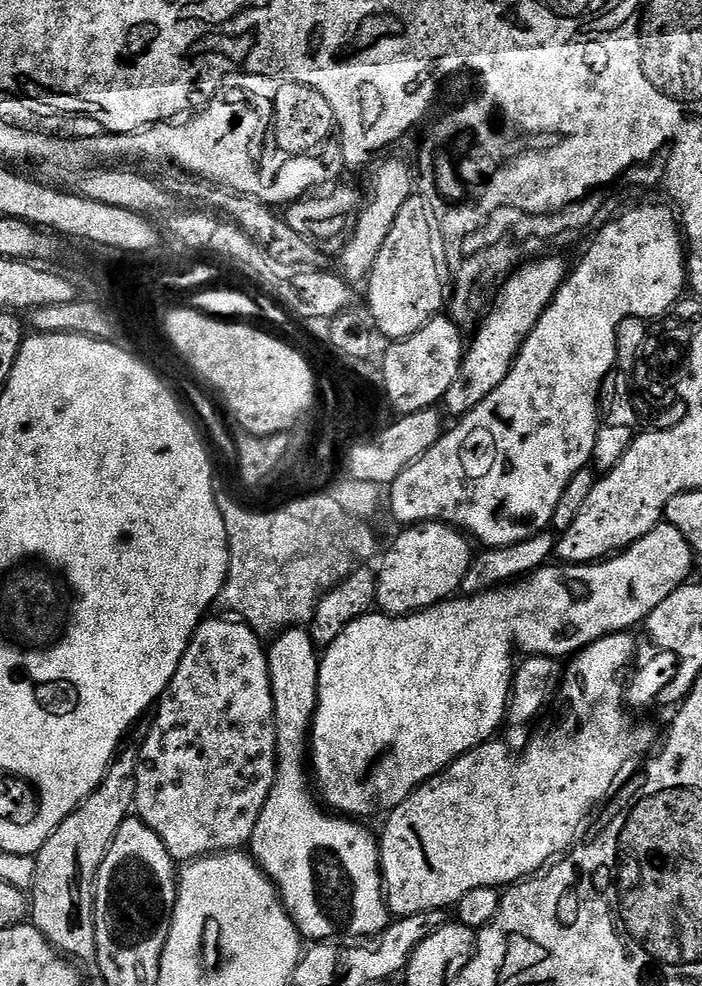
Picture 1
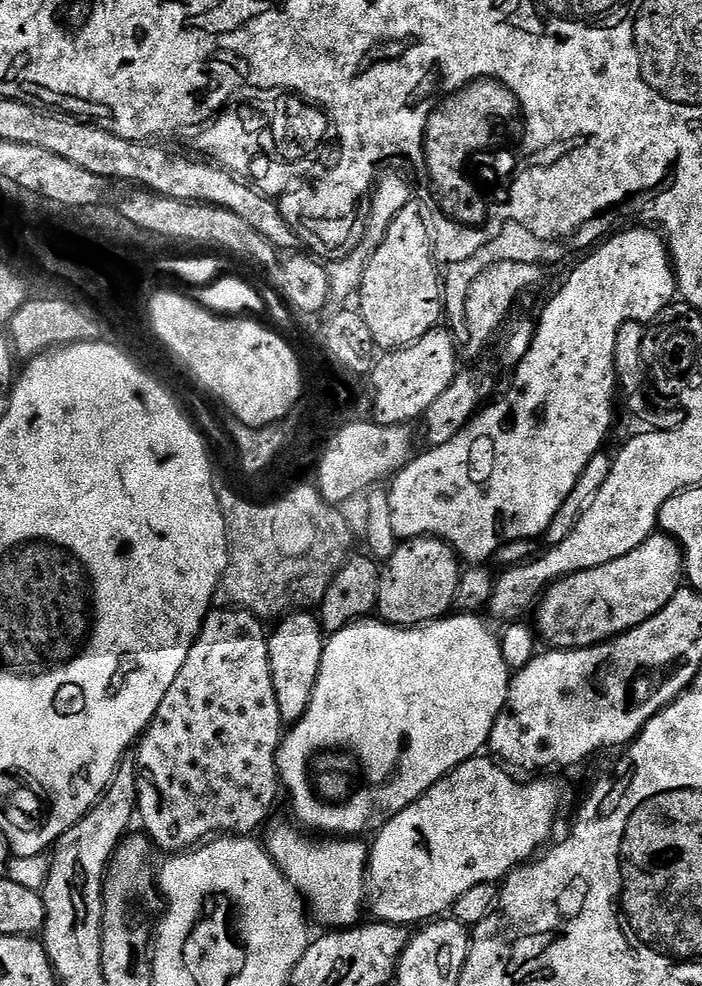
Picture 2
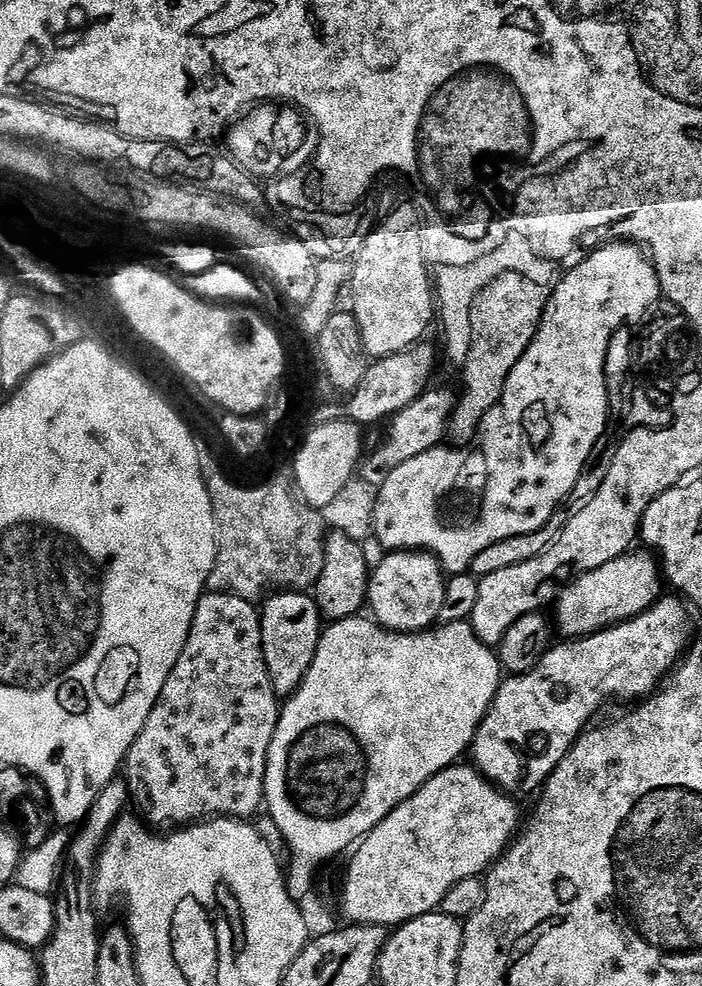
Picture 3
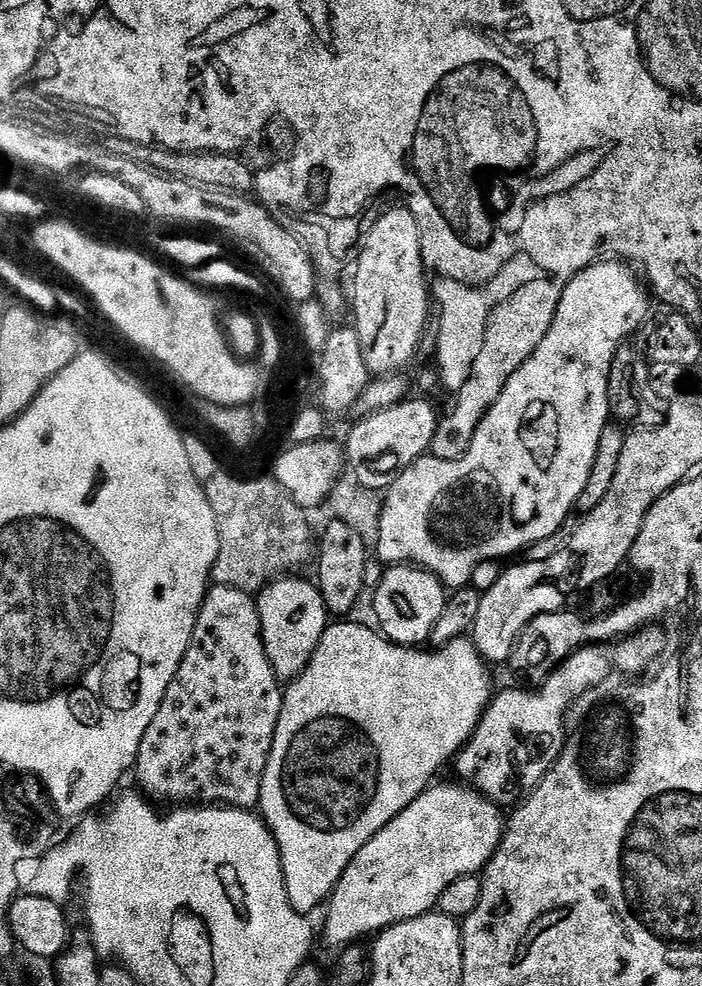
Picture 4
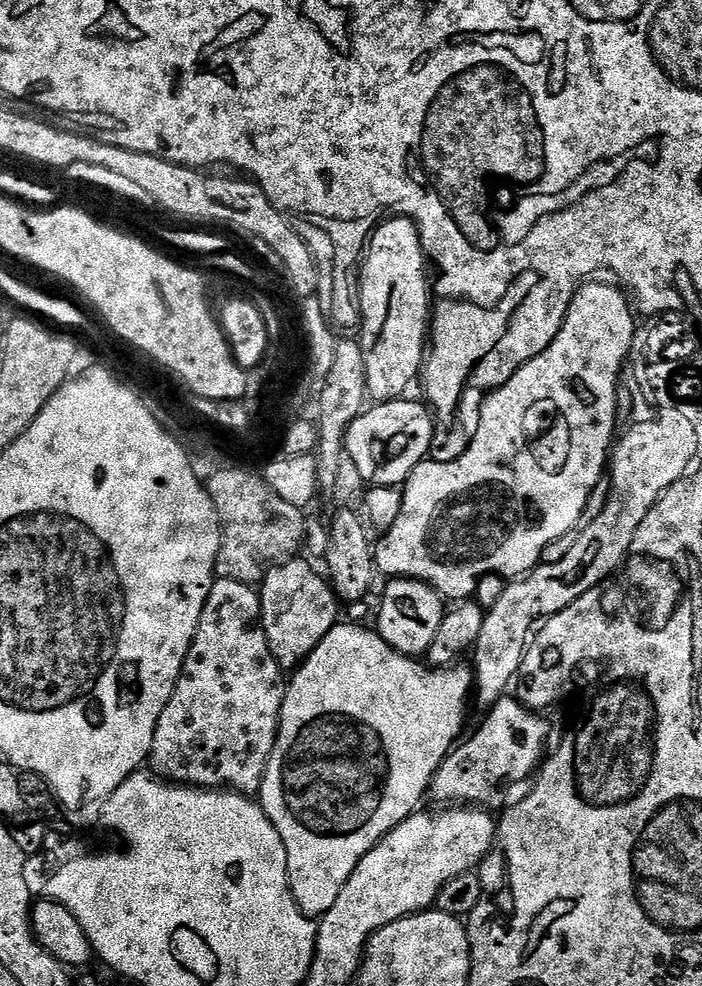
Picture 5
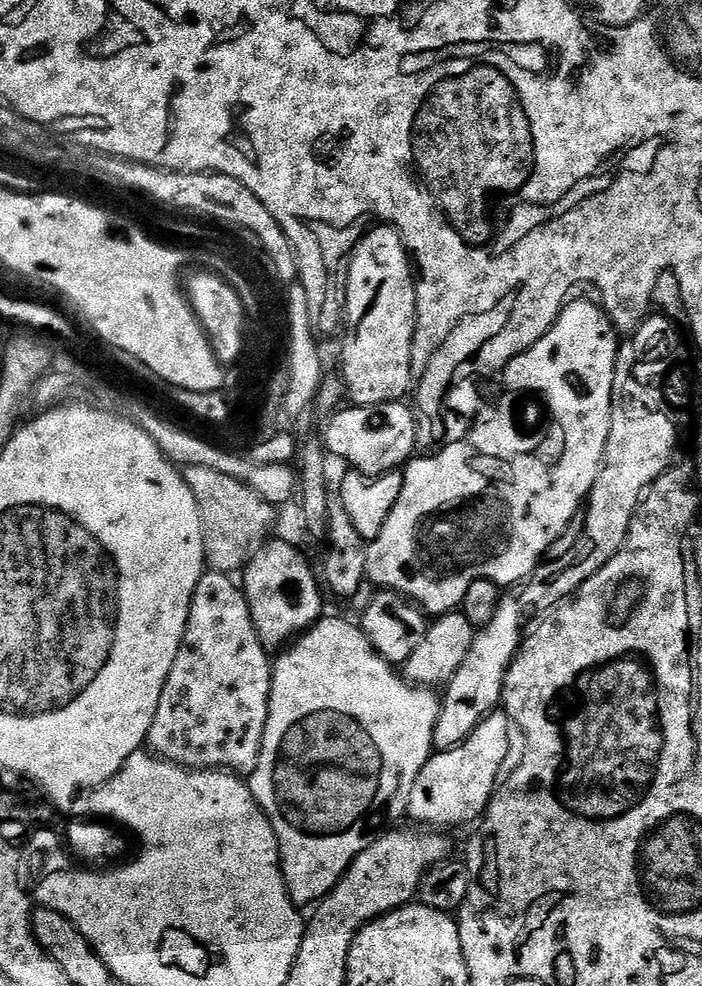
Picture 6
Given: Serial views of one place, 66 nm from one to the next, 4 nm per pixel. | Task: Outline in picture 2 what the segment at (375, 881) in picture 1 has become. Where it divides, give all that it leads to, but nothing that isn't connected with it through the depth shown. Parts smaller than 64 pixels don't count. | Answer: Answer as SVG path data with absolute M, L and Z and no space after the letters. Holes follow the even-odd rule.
M297 610L285 615L276 626L276 629L271 629L268 638L274 694L278 698L281 721L295 722L302 718L302 714L306 714L308 703L314 694L326 636L320 627L319 619L308 610ZM276 824L270 828L267 829L268 837L263 837L262 843L272 861L306 901L311 915L313 912L332 930L359 925L362 920L360 915L366 912L369 845L363 844L365 841L360 838L317 838L288 824Z

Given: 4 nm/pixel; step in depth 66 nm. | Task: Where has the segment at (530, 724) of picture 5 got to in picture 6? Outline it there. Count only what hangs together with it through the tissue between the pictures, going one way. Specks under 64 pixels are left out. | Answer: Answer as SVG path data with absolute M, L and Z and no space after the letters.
M497 710L486 717L461 744L429 756L414 782L414 790L410 790L407 815L420 823L417 825L432 830L448 830L444 828L456 828L471 820L479 821L498 787L500 767L508 760L508 728L510 721L507 715Z

